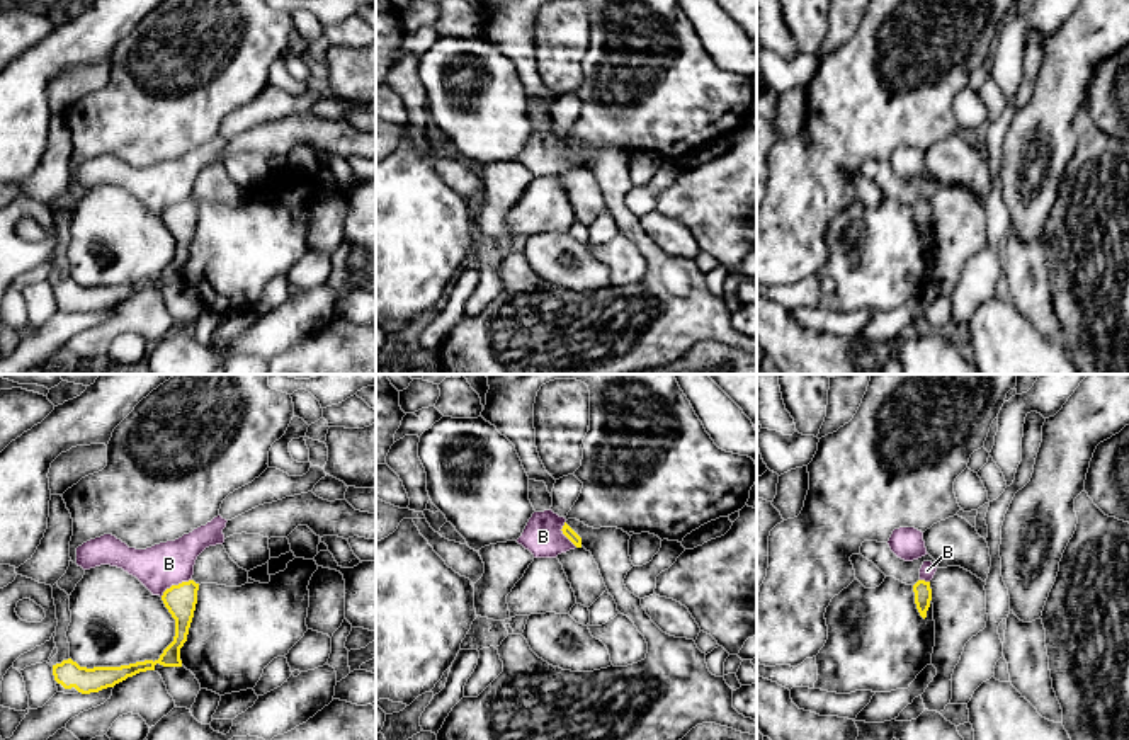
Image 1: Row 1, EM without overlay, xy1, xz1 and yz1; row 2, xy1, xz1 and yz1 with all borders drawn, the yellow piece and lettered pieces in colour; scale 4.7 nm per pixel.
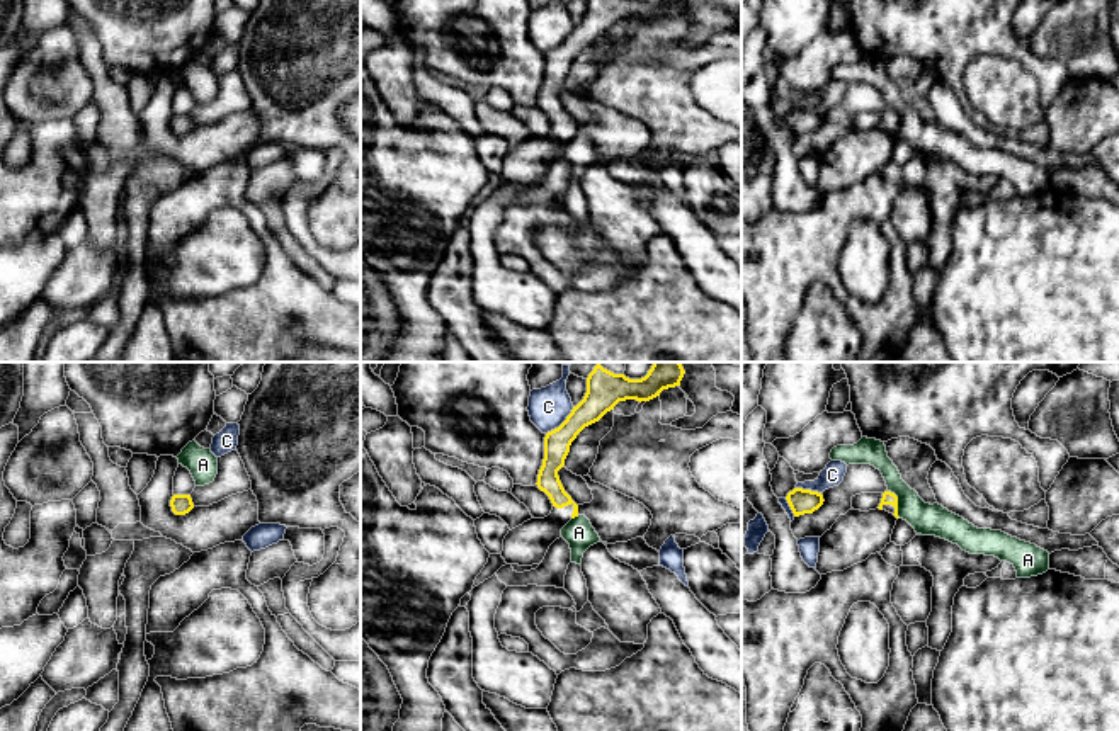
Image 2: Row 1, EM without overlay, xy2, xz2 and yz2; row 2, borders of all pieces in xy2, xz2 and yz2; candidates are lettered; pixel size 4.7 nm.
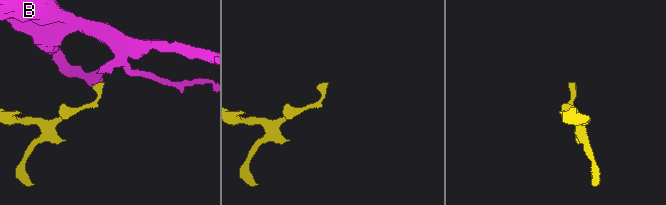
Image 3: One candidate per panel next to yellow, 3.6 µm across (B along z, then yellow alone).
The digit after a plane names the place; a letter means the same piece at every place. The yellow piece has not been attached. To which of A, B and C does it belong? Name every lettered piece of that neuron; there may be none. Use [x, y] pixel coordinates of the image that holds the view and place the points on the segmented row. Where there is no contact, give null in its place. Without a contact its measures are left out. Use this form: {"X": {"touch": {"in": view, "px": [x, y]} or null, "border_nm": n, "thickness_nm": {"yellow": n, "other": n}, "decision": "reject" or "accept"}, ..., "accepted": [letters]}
{"A": {"touch": {"in": "yz2", "px": [897, 504]}, "border_nm": 150, "thickness_nm": {"yellow": 60, "other": 150}, "decision": "reject"}, "B": {"touch": {"in": "xy1", "px": [175, 586]}, "border_nm": 170, "thickness_nm": {"yellow": 150, "other": 220}, "decision": "reject"}, "C": {"touch": {"in": "xz2", "px": [563, 422]}, "border_nm": 190, "thickness_nm": {"yellow": 180, "other": 190}, "decision": "reject"}, "accepted": []}

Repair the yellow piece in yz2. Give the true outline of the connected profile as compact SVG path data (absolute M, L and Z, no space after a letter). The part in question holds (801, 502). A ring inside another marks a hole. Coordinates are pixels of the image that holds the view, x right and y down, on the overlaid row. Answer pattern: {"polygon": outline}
{"polygon": "M794 488L786 496L794 517L813 513L823 505L823 495L811 490Z"}

